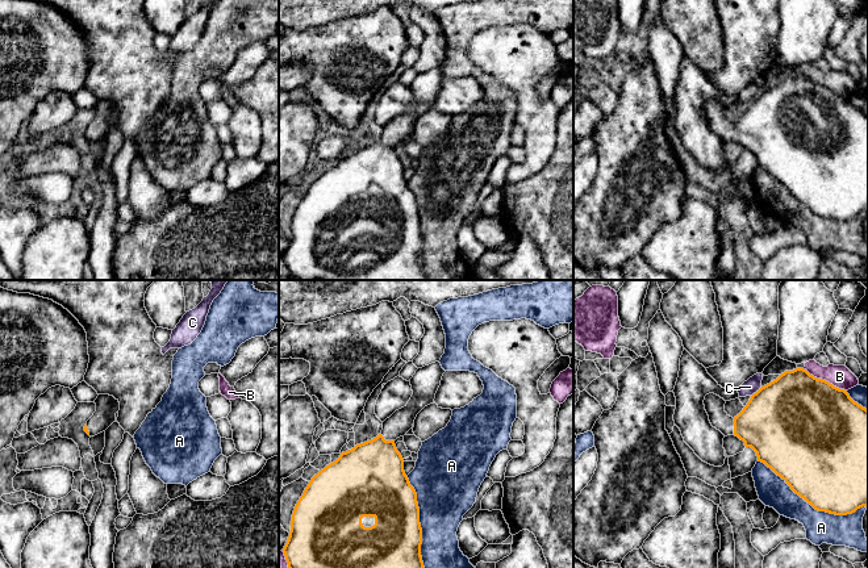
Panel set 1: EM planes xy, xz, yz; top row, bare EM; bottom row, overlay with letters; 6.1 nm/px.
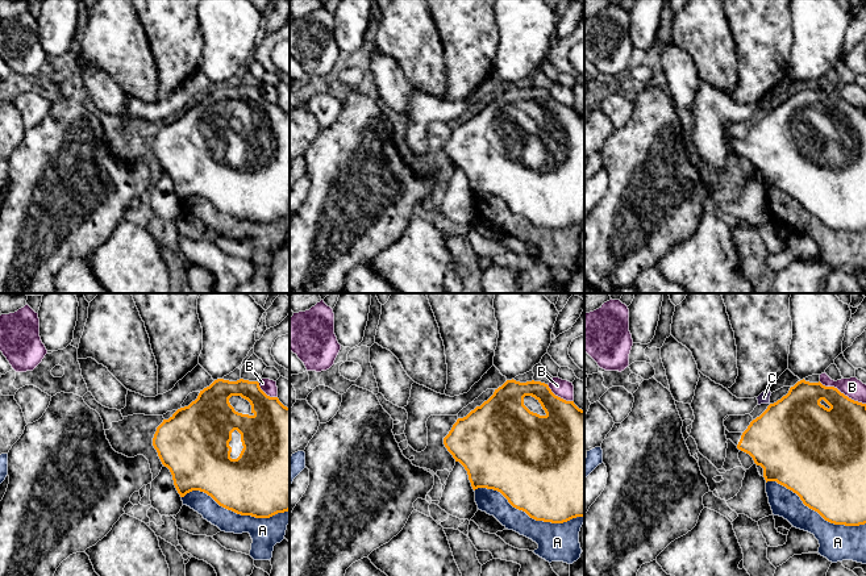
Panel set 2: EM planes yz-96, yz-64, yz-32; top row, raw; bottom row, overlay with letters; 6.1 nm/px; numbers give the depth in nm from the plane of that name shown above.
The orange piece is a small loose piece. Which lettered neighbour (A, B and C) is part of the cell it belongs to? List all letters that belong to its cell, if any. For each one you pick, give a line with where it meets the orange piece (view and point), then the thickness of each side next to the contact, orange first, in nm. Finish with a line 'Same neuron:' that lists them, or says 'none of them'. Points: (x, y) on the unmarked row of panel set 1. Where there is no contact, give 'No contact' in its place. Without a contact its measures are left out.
Same neuron: none of them

